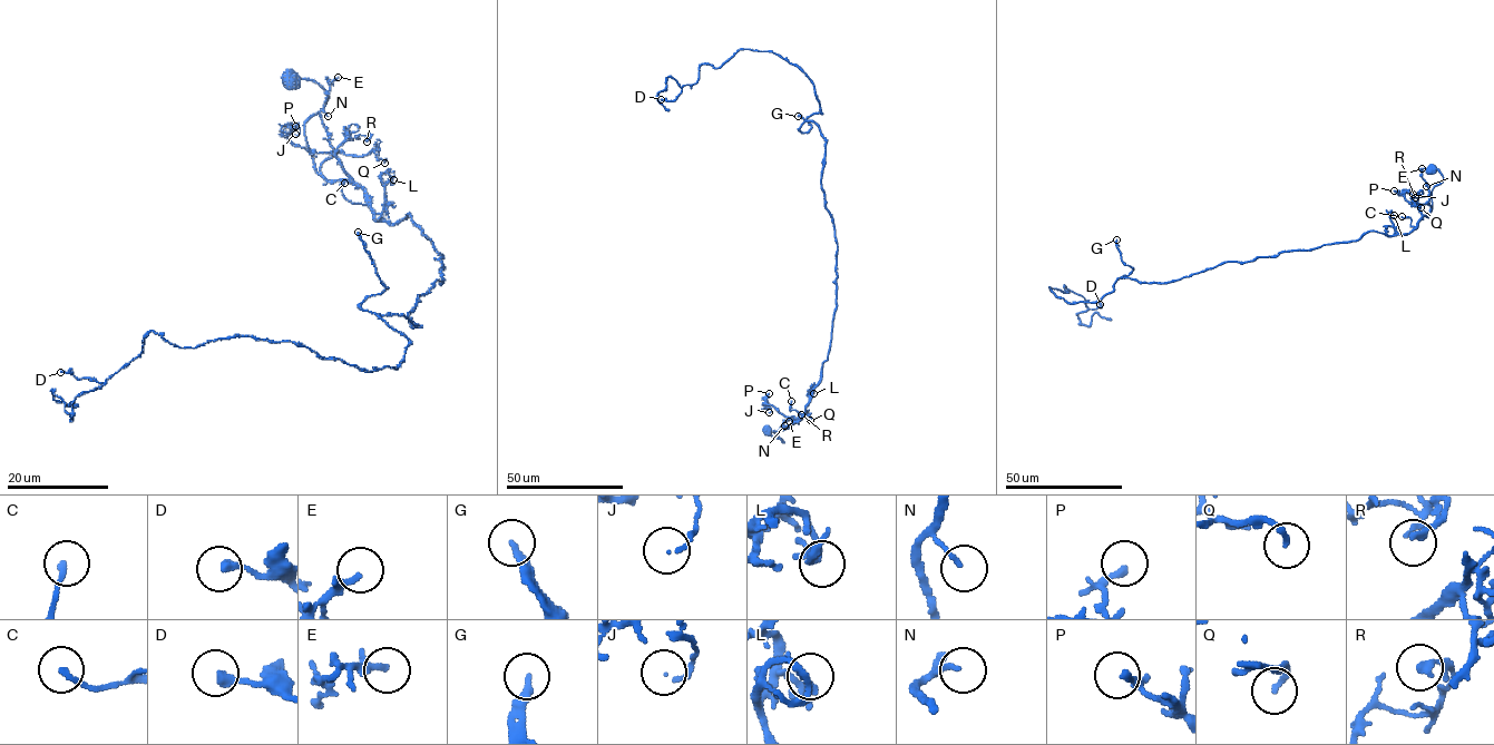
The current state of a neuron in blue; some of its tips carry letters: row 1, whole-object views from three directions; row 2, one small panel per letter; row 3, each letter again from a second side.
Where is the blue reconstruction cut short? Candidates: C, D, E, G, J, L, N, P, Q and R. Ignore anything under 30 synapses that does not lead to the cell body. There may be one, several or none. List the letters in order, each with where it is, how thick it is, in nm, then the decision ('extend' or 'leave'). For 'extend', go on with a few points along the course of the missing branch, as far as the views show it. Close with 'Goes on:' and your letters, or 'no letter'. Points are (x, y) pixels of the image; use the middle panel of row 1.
C: (791, 401) | 180 nm | leave
D: (661, 99) | 260 nm | leave
E: (789, 421) | 260 nm | leave
G: (798, 116) | 280 nm | extend | (798, 116), (781, 134), (769, 131), (778, 149), (769, 156), (774, 174), (770, 178), (754, 166), (770, 153)
J: (769, 412) | 120 nm | leave
L: (813, 393) | 220 nm | leave
N: (784, 425) | 130 nm | leave
P: (769, 393) | 160 nm | leave
Q: (810, 420) | 180 nm | leave
R: (801, 414) | 200 nm | leave
Goes on: G

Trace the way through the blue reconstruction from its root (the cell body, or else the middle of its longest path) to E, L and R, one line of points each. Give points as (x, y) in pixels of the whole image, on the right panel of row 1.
E: (1432, 169), (1433, 173), (1438, 169), (1443, 180), (1432, 189), (1431, 212), (1429, 190), (1422, 168)
L: (1432, 169), (1443, 176), (1432, 189), (1432, 209), (1407, 234), (1396, 231), (1389, 217), (1394, 215)
R: (1432, 169), (1443, 180), (1432, 189), (1427, 215), (1418, 208), (1422, 196), (1415, 197)

